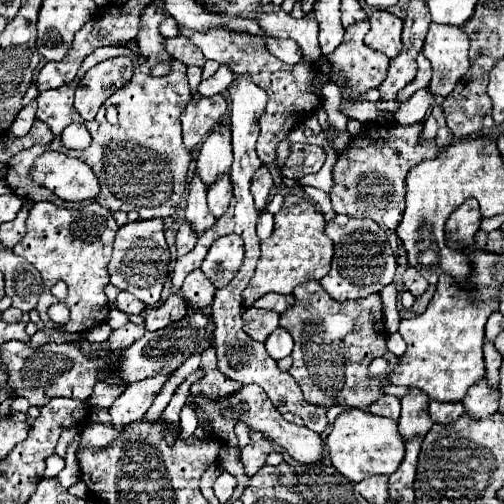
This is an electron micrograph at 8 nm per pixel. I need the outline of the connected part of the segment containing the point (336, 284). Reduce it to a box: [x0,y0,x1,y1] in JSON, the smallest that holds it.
[320,216,396,302]

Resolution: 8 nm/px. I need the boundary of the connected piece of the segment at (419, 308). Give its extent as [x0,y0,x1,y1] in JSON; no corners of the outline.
[412,286,434,314]

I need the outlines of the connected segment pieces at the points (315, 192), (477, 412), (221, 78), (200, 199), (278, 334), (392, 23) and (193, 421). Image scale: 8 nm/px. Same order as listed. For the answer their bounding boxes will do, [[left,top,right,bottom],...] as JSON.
[[304,186,336,220],[462,376,498,418],[198,66,234,98],[186,174,214,234],[264,328,292,360],[364,10,402,58],[180,400,198,436]]

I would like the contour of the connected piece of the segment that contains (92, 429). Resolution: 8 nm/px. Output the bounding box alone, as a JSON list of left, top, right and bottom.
[80,422,118,450]

